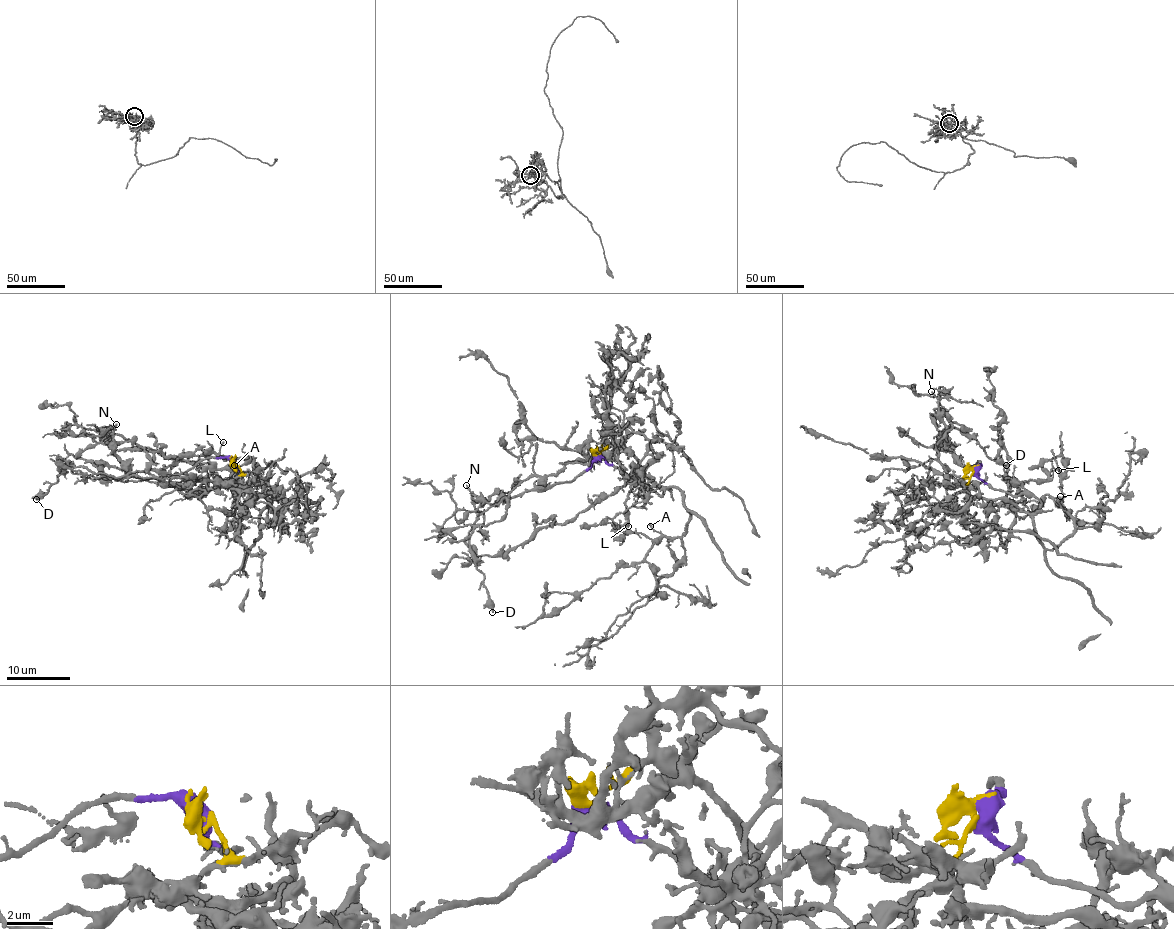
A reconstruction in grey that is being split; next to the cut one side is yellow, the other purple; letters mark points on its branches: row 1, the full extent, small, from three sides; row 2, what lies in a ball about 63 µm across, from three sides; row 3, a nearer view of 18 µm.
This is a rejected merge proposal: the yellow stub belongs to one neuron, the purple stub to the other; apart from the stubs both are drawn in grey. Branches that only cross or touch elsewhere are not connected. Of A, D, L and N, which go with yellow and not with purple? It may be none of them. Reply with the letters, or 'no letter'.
no letter

